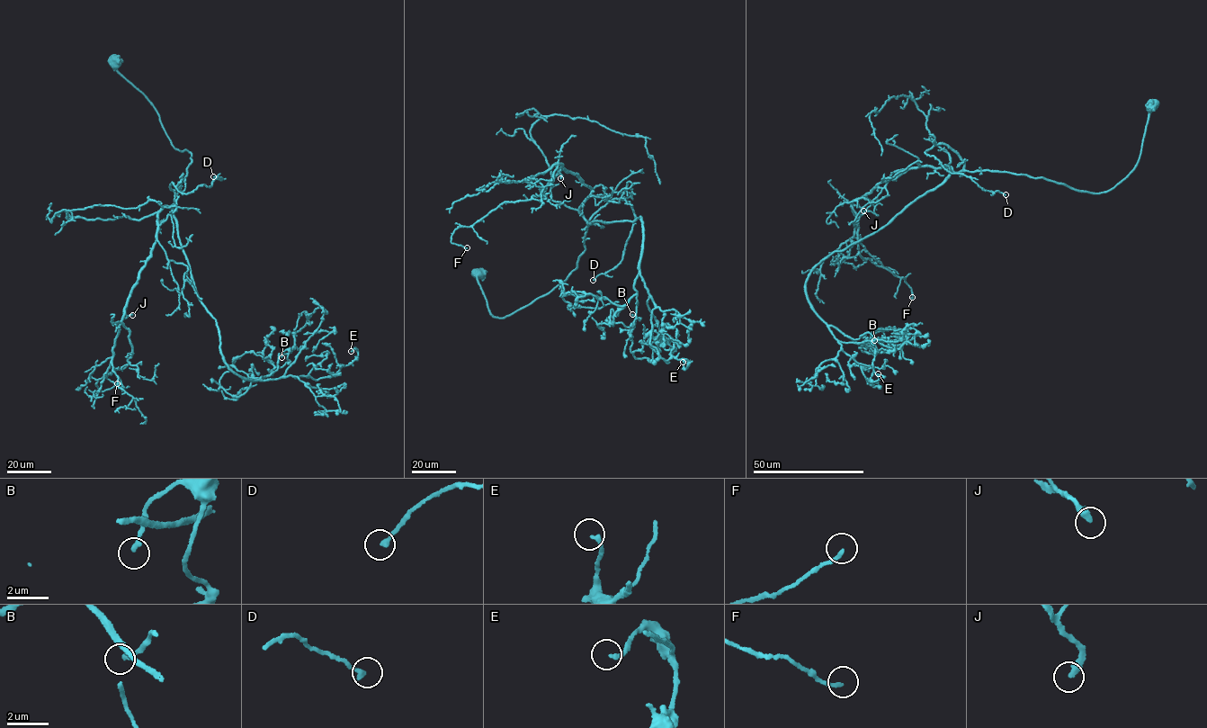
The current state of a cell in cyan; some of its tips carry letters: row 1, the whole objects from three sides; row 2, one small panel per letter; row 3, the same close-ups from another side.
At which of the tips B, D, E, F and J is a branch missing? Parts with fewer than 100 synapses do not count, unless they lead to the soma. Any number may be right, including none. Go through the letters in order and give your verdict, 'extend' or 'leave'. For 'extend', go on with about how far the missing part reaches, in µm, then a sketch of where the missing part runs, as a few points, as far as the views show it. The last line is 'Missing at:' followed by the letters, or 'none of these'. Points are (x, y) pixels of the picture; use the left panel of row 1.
B: leave
D: leave
E: leave
F: leave
J: leave
Missing at: none of these

